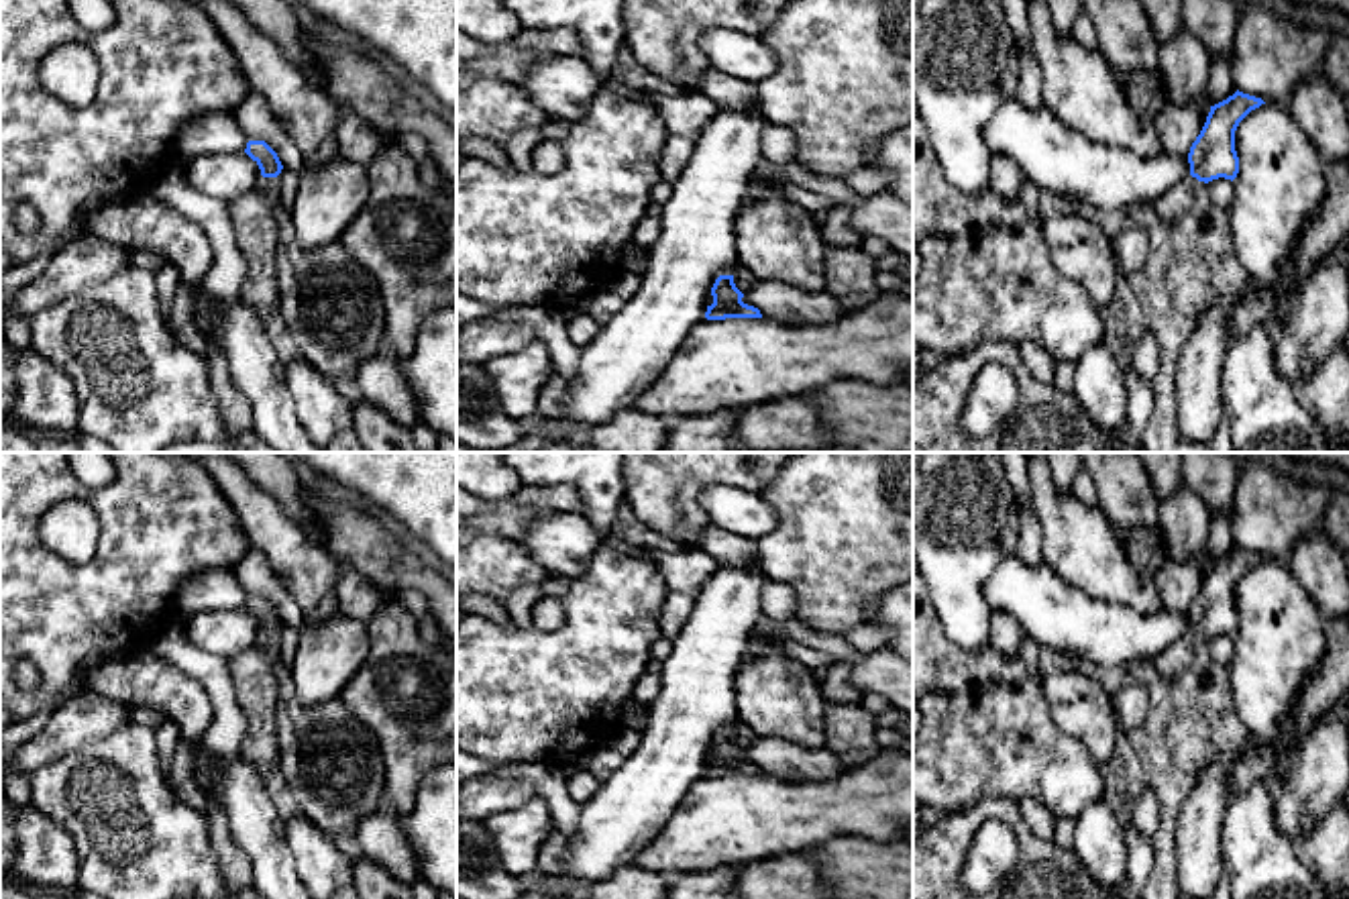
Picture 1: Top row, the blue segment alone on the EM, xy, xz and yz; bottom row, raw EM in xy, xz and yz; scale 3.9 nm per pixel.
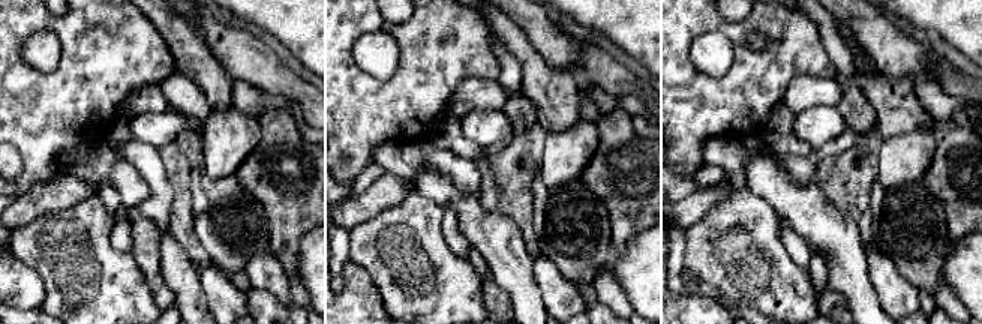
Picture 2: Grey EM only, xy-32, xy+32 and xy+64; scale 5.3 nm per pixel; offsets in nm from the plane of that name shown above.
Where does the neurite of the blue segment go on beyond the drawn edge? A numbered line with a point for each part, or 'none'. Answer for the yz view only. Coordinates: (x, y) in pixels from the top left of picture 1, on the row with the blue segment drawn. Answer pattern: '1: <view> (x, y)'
1: yz (1174, 202)

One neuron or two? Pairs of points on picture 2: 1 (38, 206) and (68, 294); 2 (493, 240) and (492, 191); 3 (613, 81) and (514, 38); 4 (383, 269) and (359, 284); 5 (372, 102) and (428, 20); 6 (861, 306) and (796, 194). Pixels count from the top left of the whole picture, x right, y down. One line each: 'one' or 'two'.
1: two
2: two
3: two
4: two
5: one
6: one

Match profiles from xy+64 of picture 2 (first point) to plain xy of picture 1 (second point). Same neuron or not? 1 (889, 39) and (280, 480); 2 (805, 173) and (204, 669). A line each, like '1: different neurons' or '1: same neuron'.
1: same neuron
2: different neurons

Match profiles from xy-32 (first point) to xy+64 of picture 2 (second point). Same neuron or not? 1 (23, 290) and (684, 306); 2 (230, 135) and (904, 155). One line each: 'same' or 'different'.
1: same
2: same

